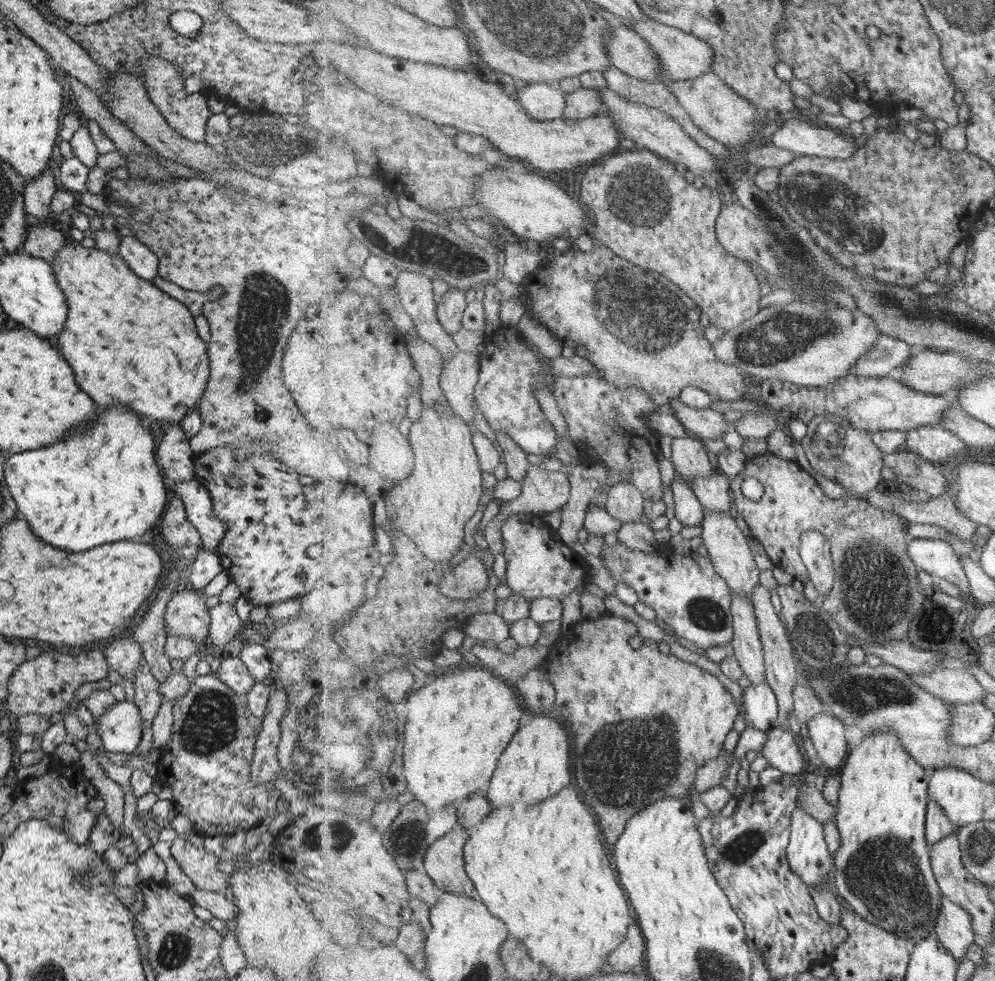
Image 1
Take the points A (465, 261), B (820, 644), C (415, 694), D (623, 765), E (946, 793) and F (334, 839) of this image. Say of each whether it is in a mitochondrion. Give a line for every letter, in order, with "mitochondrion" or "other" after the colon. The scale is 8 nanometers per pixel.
A: mitochondrion
B: mitochondrion
C: other
D: mitochondrion
E: other
F: mitochondrion

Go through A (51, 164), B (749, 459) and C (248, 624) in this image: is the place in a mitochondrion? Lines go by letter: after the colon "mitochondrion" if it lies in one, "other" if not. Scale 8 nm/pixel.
A: other
B: other
C: other

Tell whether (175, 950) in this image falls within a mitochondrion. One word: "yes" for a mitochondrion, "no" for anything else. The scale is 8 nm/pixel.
yes

